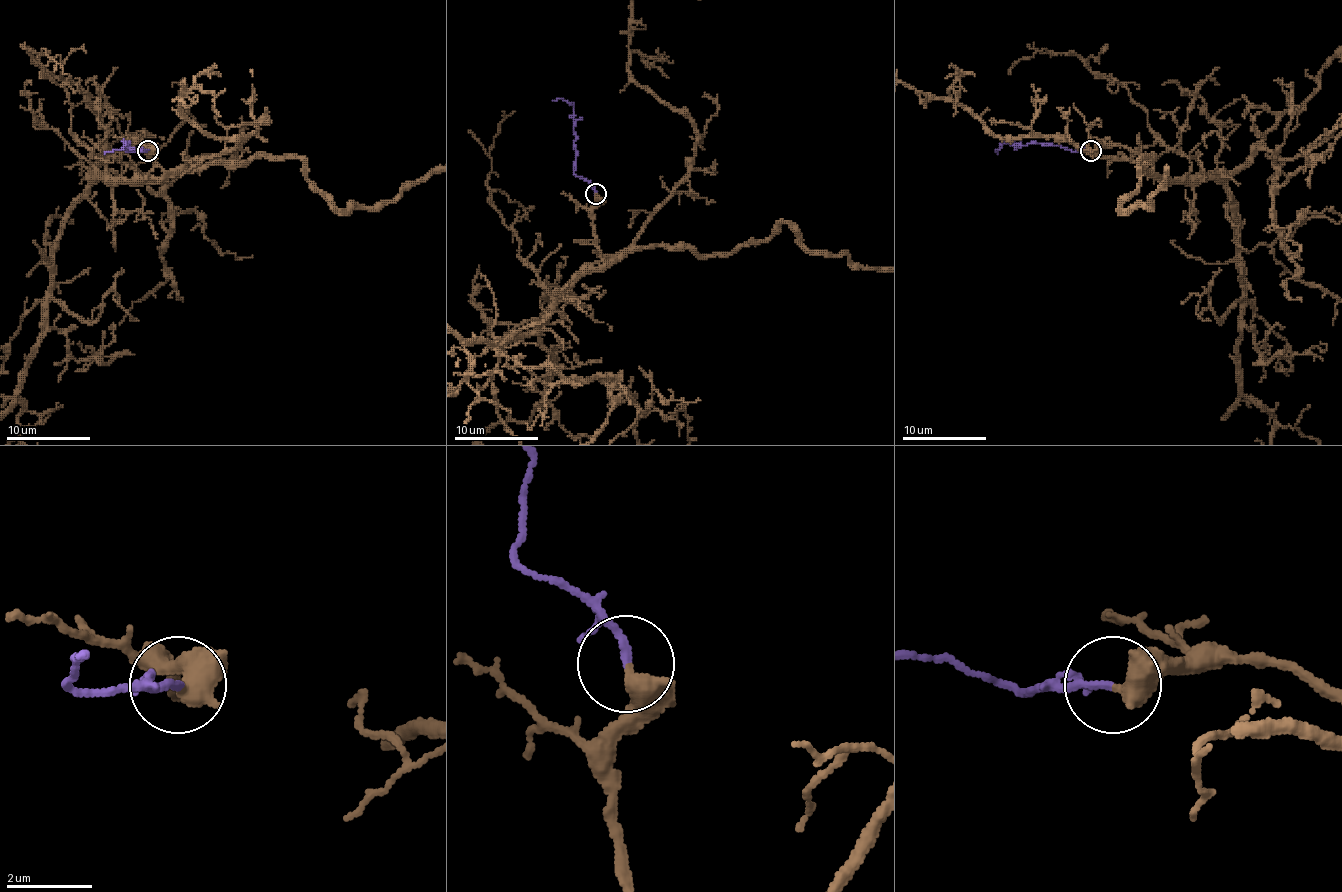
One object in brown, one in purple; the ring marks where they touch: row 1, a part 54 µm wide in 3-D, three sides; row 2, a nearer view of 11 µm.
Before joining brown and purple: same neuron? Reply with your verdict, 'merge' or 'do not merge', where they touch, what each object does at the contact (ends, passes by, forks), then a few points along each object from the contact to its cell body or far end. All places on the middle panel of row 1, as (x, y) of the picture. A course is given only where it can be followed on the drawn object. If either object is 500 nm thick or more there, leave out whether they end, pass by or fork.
merge; at (595, 194); brown ends there; purple ends there; brown runs (595, 195), (620, 254), (687, 172), (696, 126), (628, 69); purple runs (595, 193), (574, 172), (574, 107), (561, 98), (552, 101)

